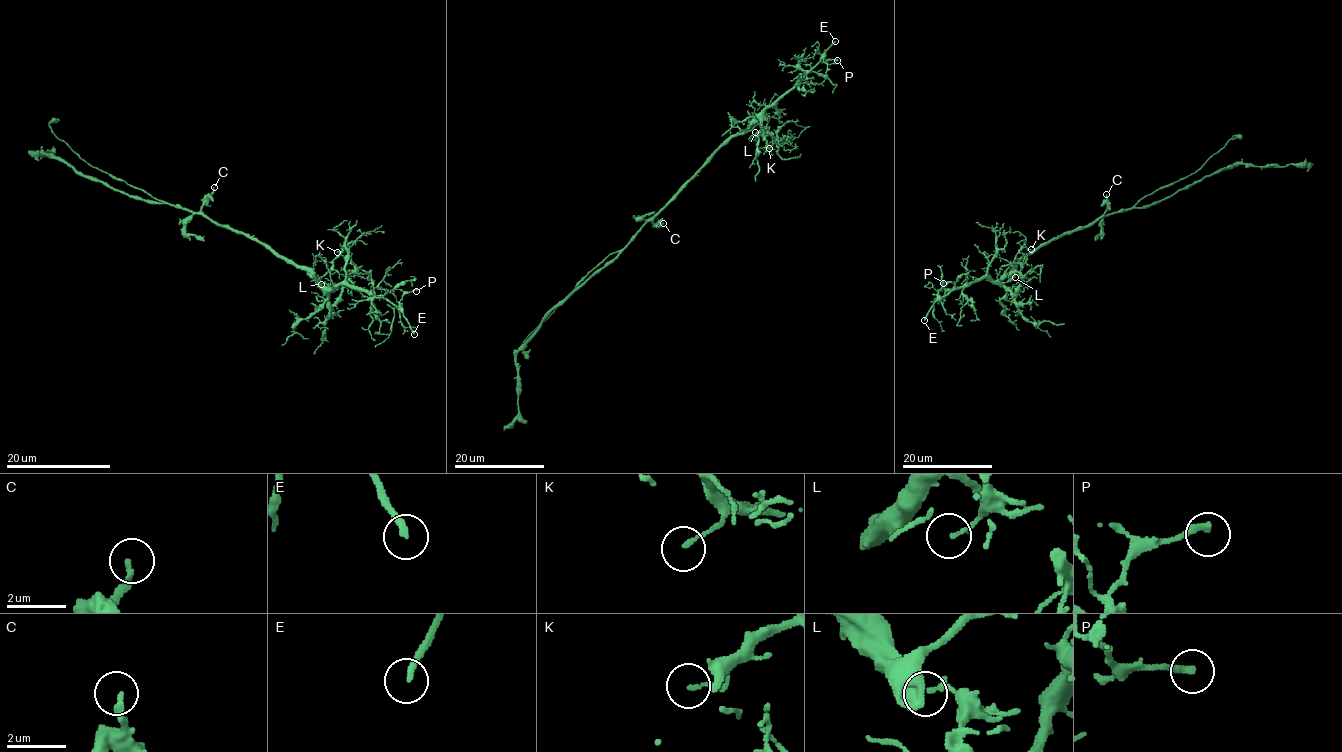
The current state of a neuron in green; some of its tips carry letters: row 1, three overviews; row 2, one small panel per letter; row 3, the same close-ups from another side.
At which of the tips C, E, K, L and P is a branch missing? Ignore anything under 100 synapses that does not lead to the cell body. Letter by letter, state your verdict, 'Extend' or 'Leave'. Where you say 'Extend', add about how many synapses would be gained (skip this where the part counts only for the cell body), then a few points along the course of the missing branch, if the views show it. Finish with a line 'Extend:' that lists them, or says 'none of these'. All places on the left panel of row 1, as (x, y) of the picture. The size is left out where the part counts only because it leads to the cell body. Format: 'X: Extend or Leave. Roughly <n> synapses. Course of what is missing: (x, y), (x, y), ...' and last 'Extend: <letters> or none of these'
C: Leave
E: Extend. Course of what is missing: (414, 334), (409, 336), (398, 332), (390, 340), (415, 356)
K: Leave
L: Leave
P: Leave
Extend: E

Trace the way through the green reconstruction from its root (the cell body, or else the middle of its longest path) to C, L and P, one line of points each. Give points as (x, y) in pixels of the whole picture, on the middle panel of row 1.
C: (658, 212), (652, 221), (655, 224), (663, 223)
L: (658, 212), (723, 145), (758, 118), (761, 127), (755, 132)
P: (658, 212), (723, 145), (779, 100), (823, 56), (837, 60)

